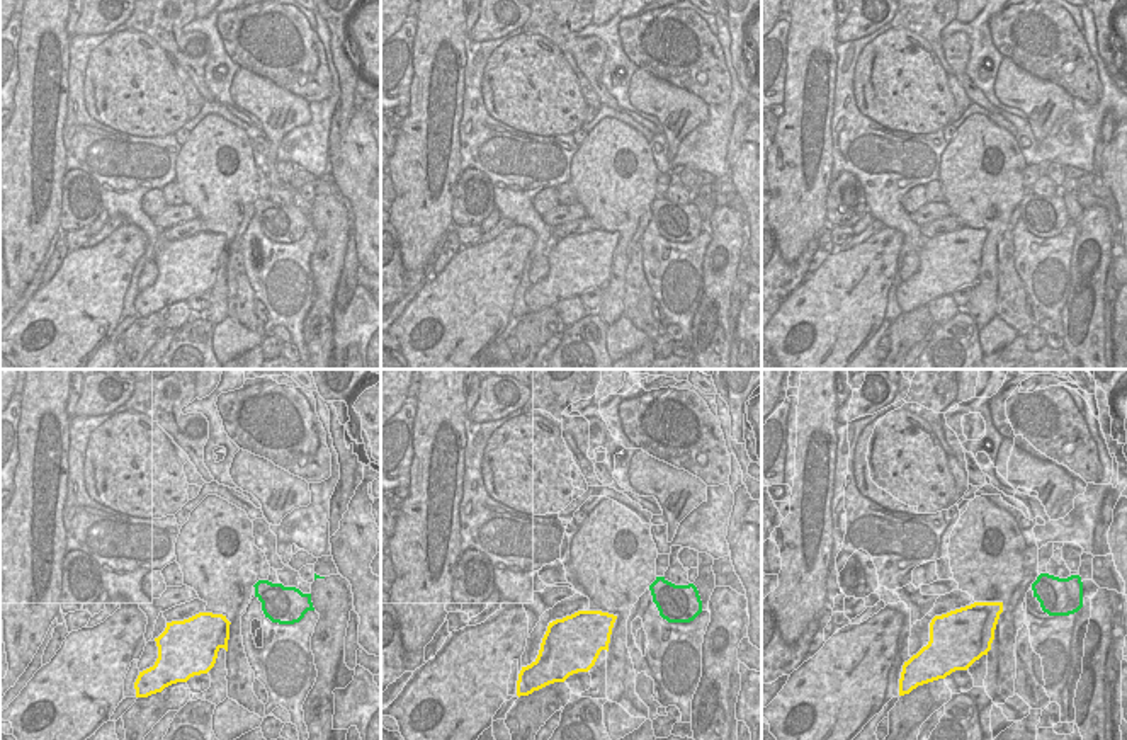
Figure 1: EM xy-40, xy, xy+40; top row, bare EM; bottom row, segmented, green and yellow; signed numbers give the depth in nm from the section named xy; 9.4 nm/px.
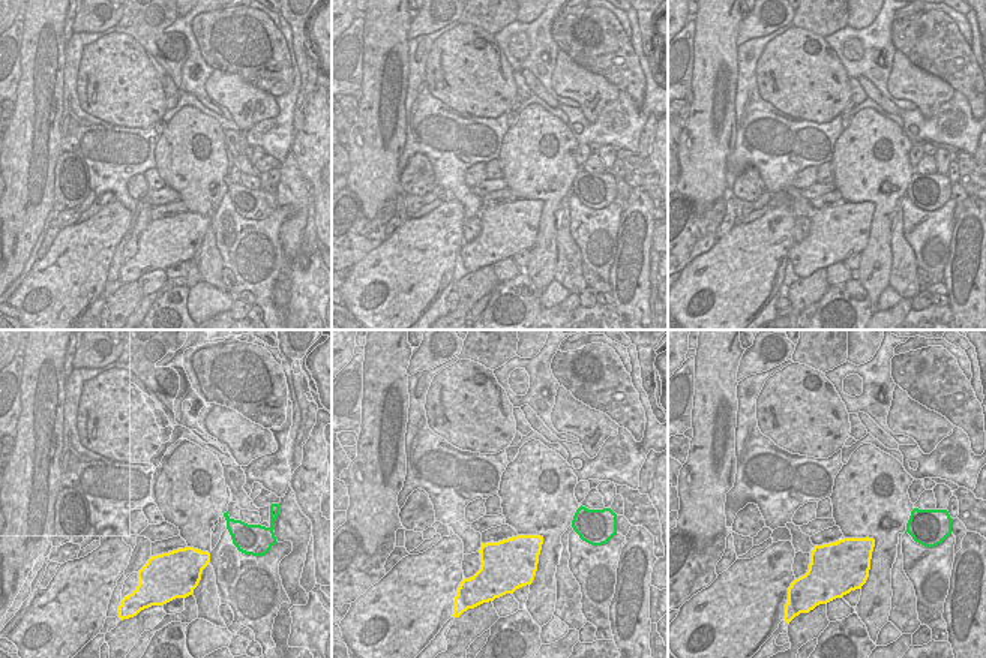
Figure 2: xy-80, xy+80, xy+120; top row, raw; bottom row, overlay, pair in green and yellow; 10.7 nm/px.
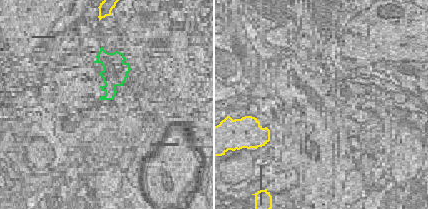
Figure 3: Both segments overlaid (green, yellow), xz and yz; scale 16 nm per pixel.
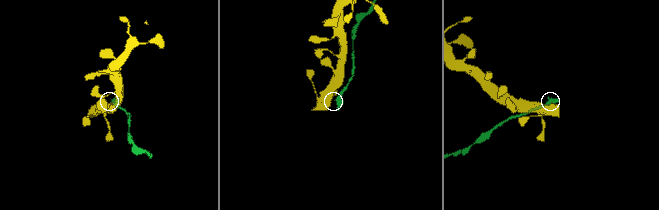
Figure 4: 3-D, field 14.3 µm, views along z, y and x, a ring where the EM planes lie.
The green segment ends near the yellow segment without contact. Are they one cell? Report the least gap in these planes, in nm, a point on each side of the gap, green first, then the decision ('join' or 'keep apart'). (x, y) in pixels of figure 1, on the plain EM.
gap 320 nm; span xy+40 (1034, 215), (1002, 222); keep apart

